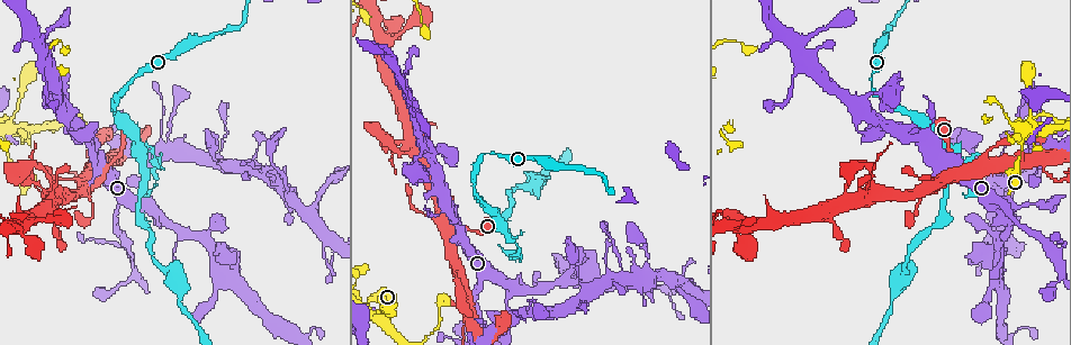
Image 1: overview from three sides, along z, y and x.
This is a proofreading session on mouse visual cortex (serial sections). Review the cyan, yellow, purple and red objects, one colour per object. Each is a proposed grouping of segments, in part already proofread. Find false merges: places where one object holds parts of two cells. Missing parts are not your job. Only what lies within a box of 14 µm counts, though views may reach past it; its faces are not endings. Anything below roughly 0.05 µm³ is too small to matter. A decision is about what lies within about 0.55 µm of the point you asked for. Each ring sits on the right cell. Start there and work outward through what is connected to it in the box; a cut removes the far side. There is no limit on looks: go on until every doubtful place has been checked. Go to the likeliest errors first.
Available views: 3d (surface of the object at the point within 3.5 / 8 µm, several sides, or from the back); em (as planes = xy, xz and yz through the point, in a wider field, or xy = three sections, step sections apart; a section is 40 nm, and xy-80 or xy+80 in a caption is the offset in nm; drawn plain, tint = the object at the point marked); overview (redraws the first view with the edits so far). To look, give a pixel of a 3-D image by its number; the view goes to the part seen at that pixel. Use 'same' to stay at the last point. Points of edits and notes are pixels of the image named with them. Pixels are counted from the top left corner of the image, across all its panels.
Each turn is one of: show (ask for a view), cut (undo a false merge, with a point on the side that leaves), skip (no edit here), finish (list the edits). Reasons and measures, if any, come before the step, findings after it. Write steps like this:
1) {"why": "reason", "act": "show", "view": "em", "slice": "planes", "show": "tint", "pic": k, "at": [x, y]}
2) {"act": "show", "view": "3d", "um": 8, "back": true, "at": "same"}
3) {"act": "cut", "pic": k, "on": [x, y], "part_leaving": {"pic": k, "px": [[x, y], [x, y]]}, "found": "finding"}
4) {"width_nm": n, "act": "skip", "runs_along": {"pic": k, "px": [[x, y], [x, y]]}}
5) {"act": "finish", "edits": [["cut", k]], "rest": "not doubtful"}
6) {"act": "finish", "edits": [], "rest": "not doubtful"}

{"why": "narrows sharply", "act": "show", "view": "3d", "um": 3.5, "pic": 1, "at": [137, 211]}

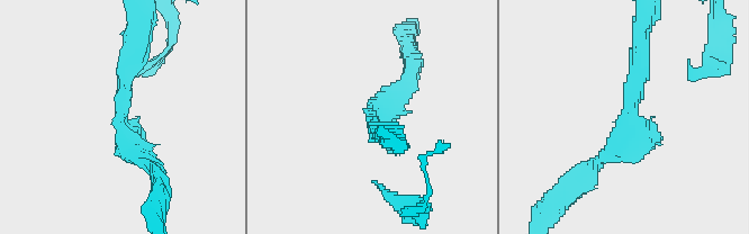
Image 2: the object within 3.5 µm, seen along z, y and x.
{"why": "now the EM", "act": "show", "view": "em", "slice": "planes", "show": "tint", "pic": 2, "at": [628, 113]}

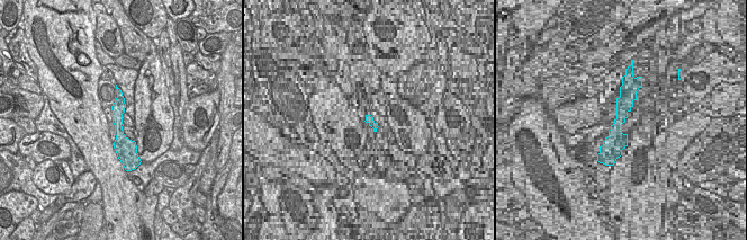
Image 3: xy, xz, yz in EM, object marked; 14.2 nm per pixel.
{"width_nm": 190, "act": "skip", "runs_along": {"pic": 2, "px": [[639, 42], [625, 142], [593, 165]]}, "found": "one cell here"}

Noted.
{"why": "thin neck", "act": "show", "view": "3d", "um": 3.5, "pic": 1, "at": [967, 160]}

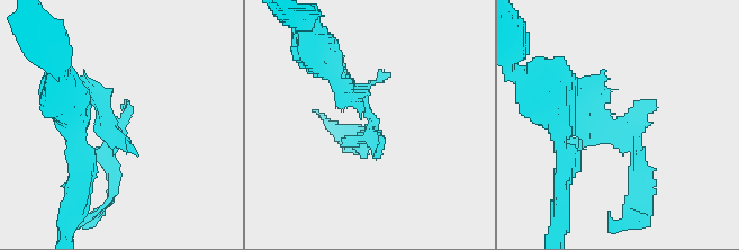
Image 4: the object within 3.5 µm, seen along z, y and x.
{"why": "need the tissue", "act": "show", "view": "em", "slice": "xy", "step": 5, "show": "tint", "pic": 4, "at": [608, 129]}

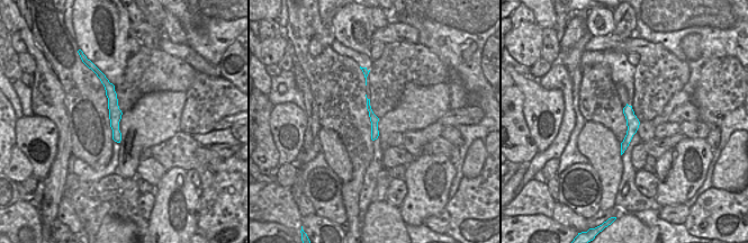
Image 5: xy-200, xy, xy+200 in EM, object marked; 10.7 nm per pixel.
{"why": "cut it another way", "act": "show", "view": "em", "slice": "xy", "step": 1, "show": "tint", "at": "same"}

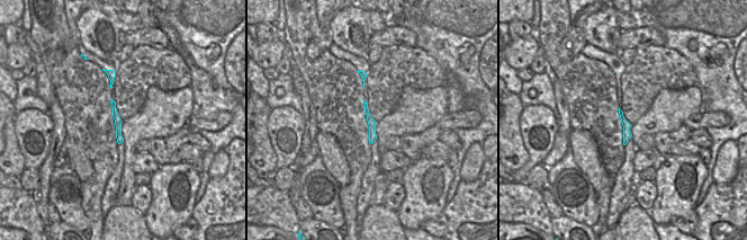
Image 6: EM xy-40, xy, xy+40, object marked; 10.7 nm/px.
{"act": "skip", "found": "all the same cell"}

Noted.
{"why": "three arms meet", "act": "show", "view": "3d", "um": 8, "pic": 1, "at": [8, 153]}

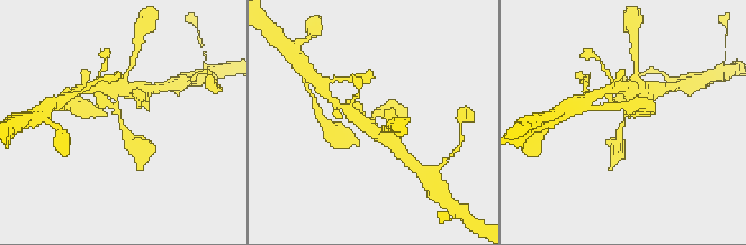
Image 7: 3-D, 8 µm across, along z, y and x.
{"why": "zoom in", "act": "show", "view": "3d", "um": 3.5, "pic": 7, "at": [122, 119]}

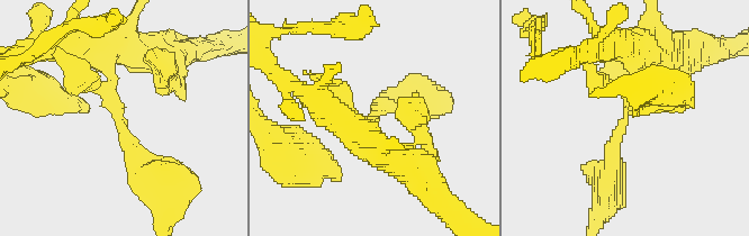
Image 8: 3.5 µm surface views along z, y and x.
{"arms": 3, "arm_widths_nm": [150, 250, 250], "act": "skip", "runs_along": {"pic": 8, "px": [[607, 174], [635, 64], [648, 51]]}, "found": "all the same cell"}

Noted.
{"act": "finish", "edits": [], "rest": "not doubtful"}

